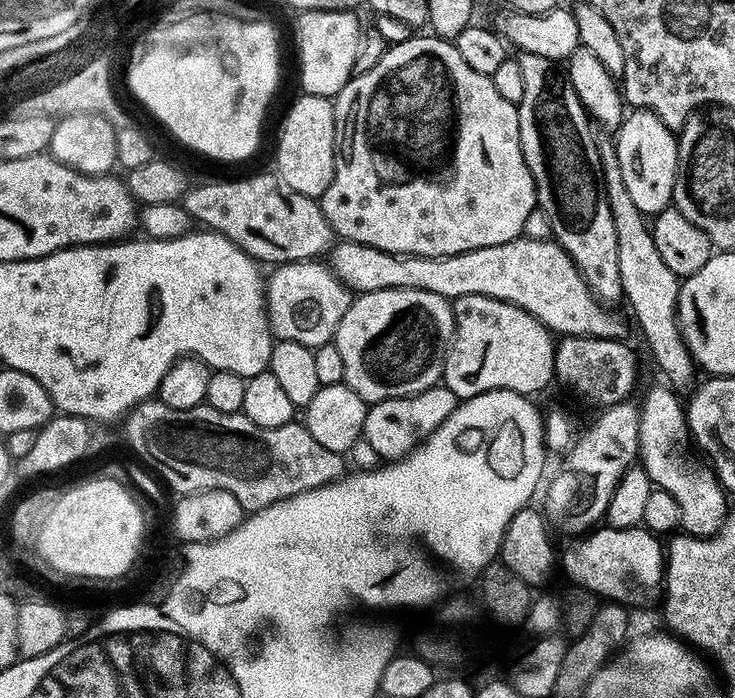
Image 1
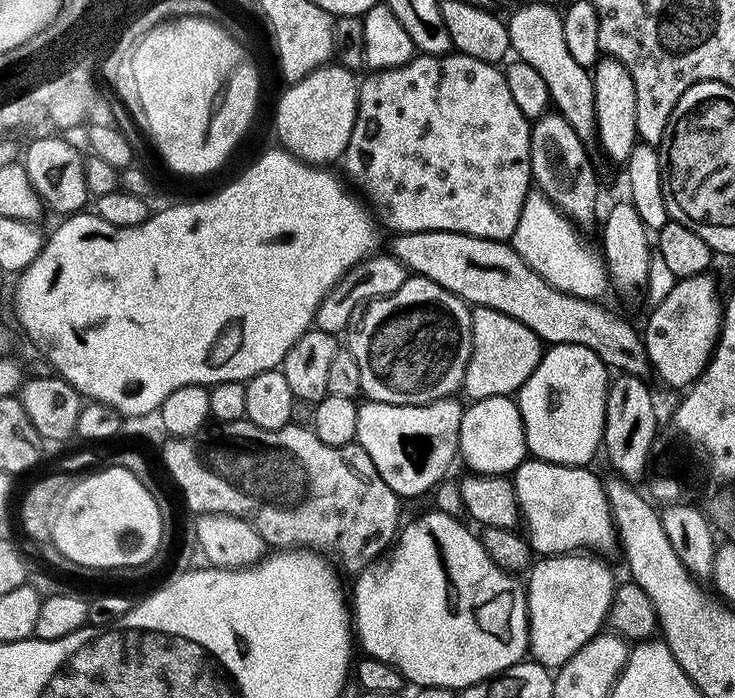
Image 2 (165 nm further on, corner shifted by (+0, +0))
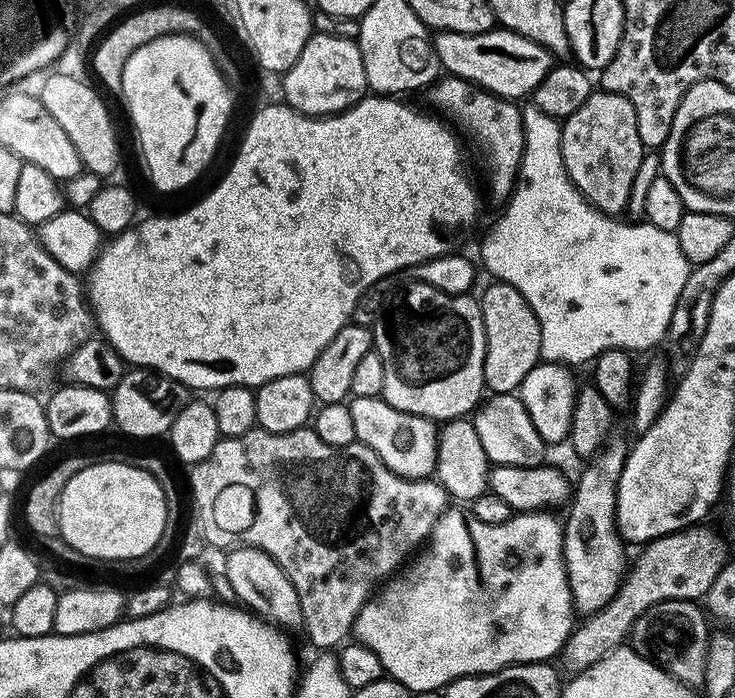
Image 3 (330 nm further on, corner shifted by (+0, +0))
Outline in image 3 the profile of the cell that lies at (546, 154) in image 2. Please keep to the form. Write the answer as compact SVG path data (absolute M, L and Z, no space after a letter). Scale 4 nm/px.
M603 90L593 91L582 106L563 121L560 149L574 187L596 207L597 212L619 217L619 212L625 211L634 176L646 153L642 138L638 138L634 106L630 106L625 96Z

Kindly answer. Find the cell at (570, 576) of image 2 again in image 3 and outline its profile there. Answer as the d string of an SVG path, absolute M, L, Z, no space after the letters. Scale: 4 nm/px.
M616 438L609 439L608 443L600 449L598 455L595 457L594 462L584 473L580 476L580 481L575 481L574 491L570 497L570 503L567 505L566 511L568 511L568 521L563 521L562 527L564 530L564 572L568 575L568 589L572 595L572 606L577 613L584 612L583 614L595 614L597 612L604 611L604 607L611 603L615 598L616 593L620 591L622 583L622 577L626 572L626 562L624 564L624 548L626 549L625 541L621 540L619 532L616 530L616 481L618 479L618 464L617 462L623 461L626 455L626 444L622 441L616 440Z

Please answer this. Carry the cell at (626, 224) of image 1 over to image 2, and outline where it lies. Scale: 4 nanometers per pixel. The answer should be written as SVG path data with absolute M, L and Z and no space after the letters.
M524 4L521 8L516 8L512 12L512 17L507 17L508 33L510 34L510 42L512 43L511 51L515 53L519 59L529 63L530 66L538 70L539 77L546 82L549 90L549 98L554 105L555 111L566 118L566 122L570 122L570 126L574 126L574 134L578 134L578 138L585 142L596 140L596 112L594 102L594 86L592 85L592 72L589 69L578 66L578 62L574 62L570 49L566 46L566 37L562 35L563 15L559 11L555 12L548 4Z

